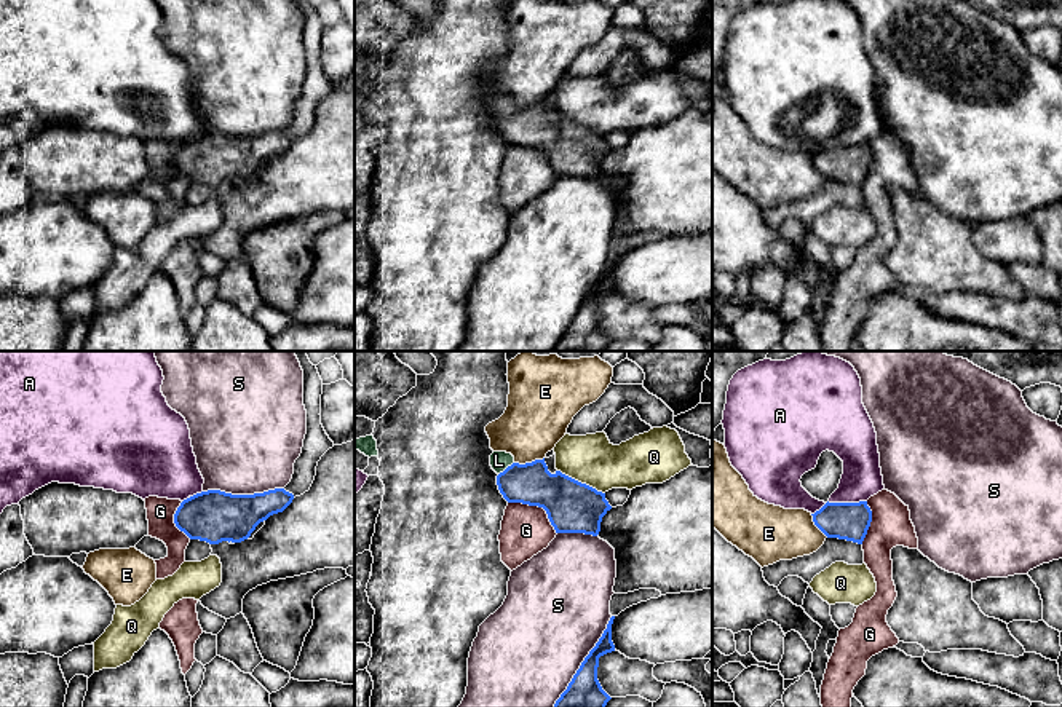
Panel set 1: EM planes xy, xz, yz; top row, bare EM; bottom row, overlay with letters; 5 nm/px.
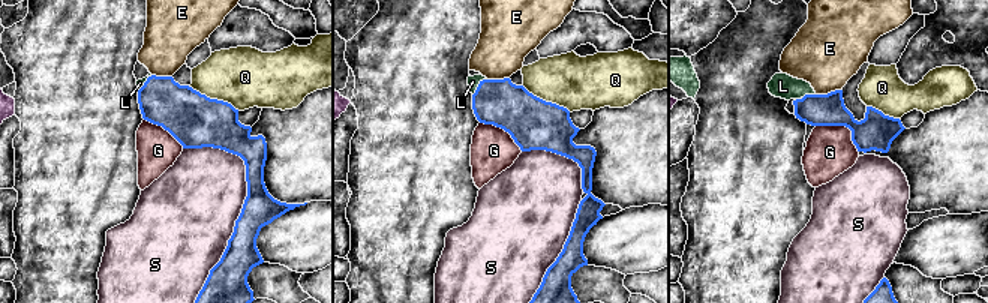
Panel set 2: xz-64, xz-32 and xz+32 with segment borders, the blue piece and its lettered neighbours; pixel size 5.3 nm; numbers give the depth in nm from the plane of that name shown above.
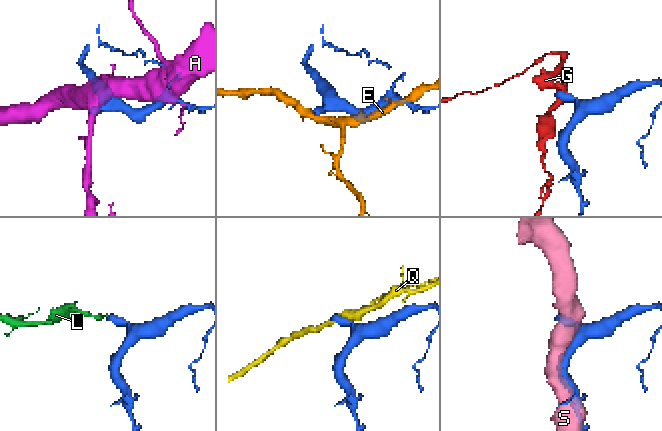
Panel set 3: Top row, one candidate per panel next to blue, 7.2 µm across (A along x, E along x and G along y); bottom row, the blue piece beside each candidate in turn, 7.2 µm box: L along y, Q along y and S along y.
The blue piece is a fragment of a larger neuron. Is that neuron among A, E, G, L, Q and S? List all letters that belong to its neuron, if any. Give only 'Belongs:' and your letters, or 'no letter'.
Belongs: L

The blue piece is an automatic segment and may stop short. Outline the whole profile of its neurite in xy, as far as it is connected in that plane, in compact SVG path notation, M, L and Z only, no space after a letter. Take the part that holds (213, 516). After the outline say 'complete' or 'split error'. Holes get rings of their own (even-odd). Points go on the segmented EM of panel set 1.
M284 488L254 495L208 490L184 500L174 514L174 523L190 539L209 544L241 543L260 522L283 512L292 500L294 495Z; complete

